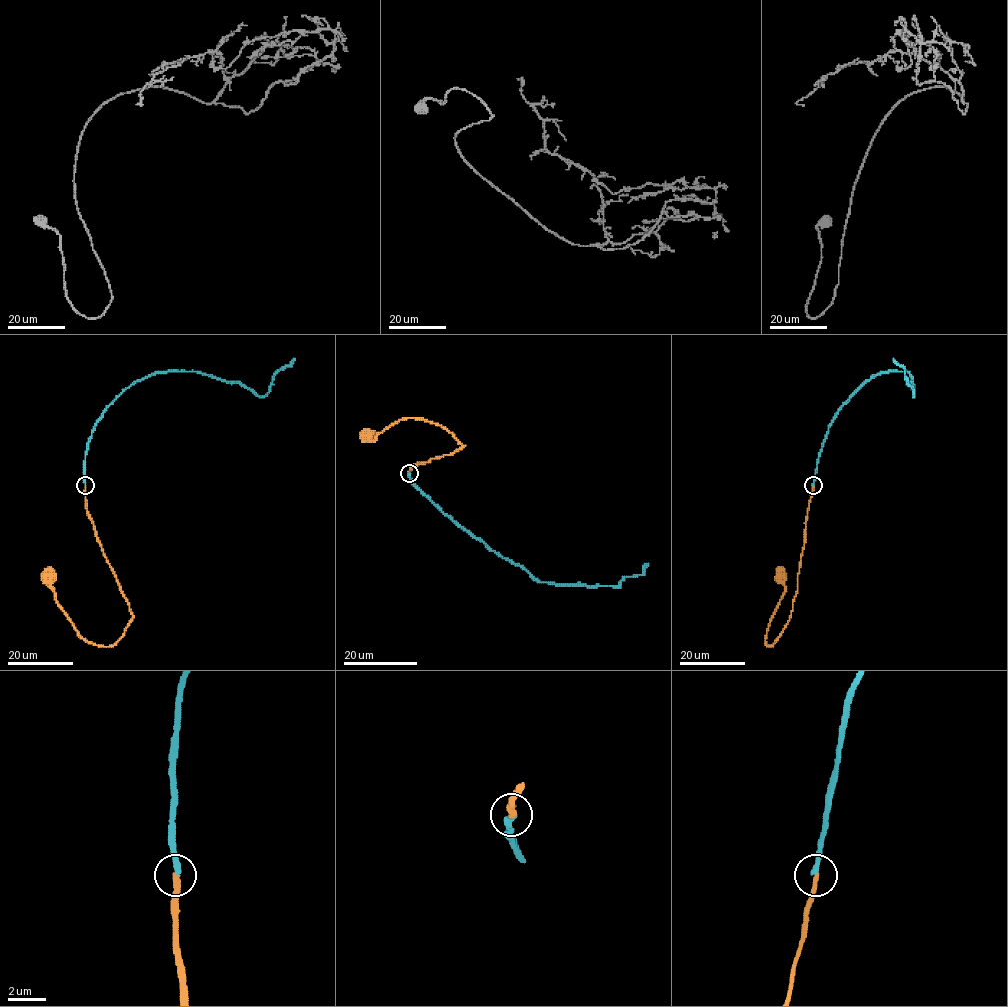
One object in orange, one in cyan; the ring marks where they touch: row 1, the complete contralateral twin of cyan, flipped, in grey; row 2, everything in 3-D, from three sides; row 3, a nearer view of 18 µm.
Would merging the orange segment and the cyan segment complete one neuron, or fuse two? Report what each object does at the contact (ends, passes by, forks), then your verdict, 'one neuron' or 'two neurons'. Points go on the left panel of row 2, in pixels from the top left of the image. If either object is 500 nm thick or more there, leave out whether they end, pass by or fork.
orange ends there; cyan ends there; two neurons

